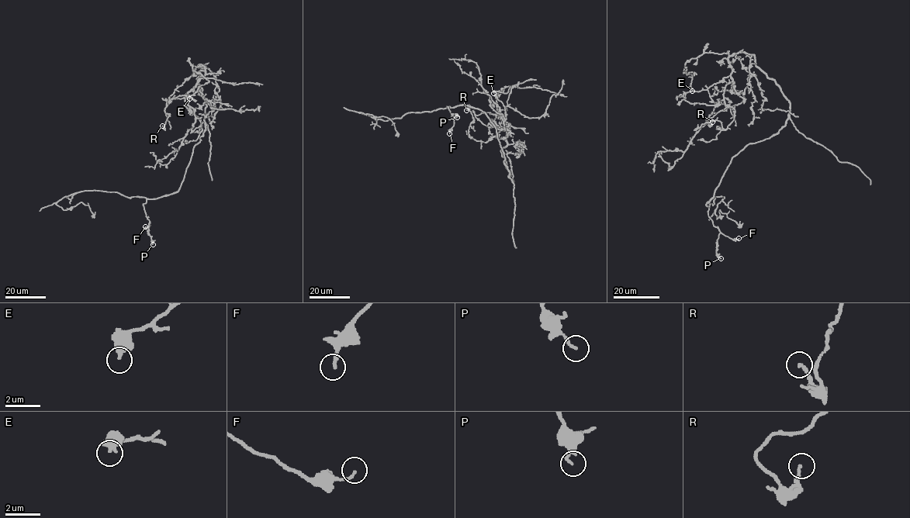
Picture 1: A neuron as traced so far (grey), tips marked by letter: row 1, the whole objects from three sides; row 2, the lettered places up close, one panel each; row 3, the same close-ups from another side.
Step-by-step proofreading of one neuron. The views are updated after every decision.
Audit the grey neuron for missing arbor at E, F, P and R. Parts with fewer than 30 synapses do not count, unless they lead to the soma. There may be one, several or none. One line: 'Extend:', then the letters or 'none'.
Extend: none

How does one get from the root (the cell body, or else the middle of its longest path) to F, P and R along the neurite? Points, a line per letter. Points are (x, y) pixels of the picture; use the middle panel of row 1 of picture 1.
F: (505, 165), (496, 128), (481, 110), (465, 105), (447, 106), (454, 118), (449, 133)
P: (505, 165), (496, 128), (484, 112), (465, 105), (447, 106), (451, 115), (454, 117), (455, 114), (457, 117)
R: (505, 165), (501, 150), (506, 131), (476, 141), (468, 134), (468, 105), (466, 110)

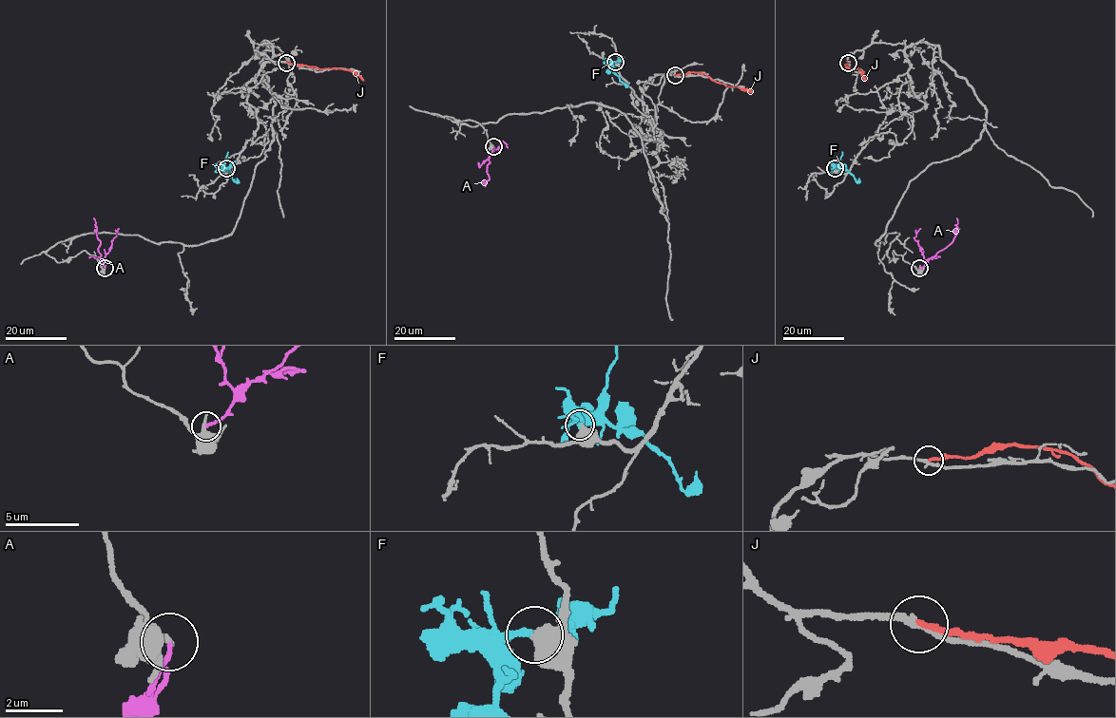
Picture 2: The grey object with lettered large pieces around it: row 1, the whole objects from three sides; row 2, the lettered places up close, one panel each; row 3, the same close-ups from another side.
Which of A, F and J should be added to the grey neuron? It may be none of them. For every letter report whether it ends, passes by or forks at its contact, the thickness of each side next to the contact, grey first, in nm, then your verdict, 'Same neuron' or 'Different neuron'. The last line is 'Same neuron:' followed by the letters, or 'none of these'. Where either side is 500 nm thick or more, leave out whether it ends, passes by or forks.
A: It ends there. Thickness 400 nm (grey) against 170 nm. Different neuron
F: It passes by. Thickness 480 nm (grey) against 200 nm. Different neuron
J: It ends there. Thickness 200 nm (grey) against 190 nm. Different neuron
Same neuron: none of these

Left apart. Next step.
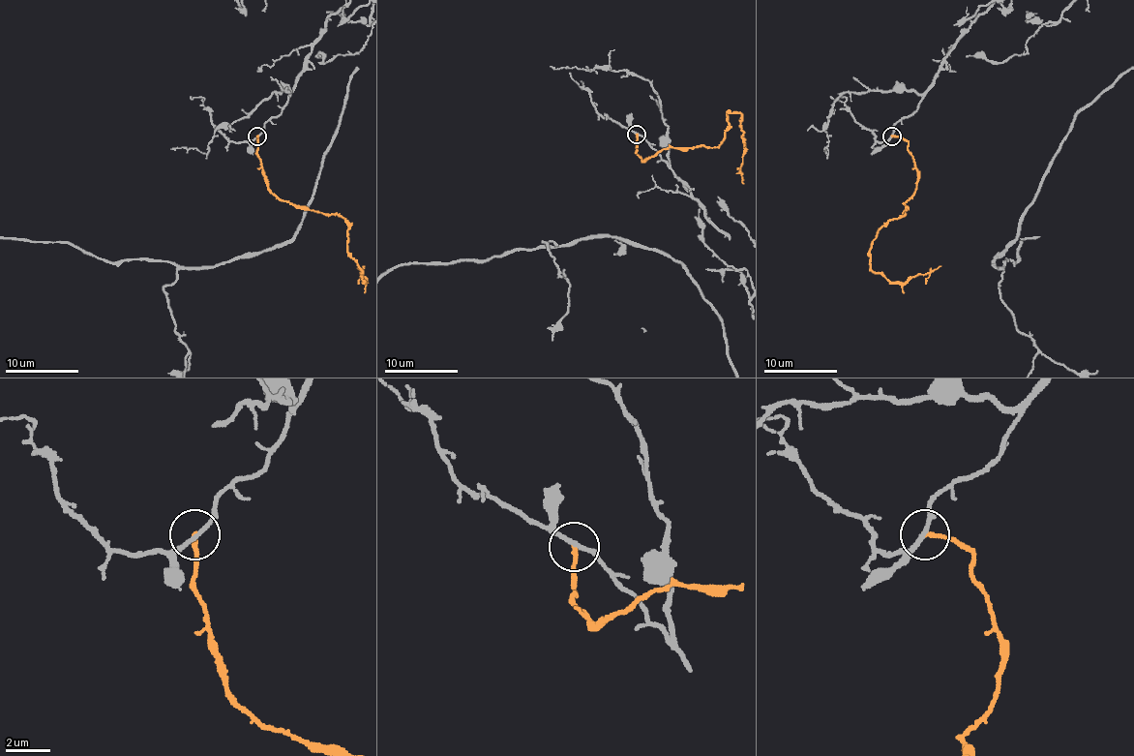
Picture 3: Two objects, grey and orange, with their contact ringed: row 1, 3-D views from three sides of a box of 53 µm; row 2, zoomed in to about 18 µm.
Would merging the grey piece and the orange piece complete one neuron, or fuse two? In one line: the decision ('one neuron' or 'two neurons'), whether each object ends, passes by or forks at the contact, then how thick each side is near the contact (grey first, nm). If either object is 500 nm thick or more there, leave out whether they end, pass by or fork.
two neurons | grey passes by | orange ends | 180/190 nm

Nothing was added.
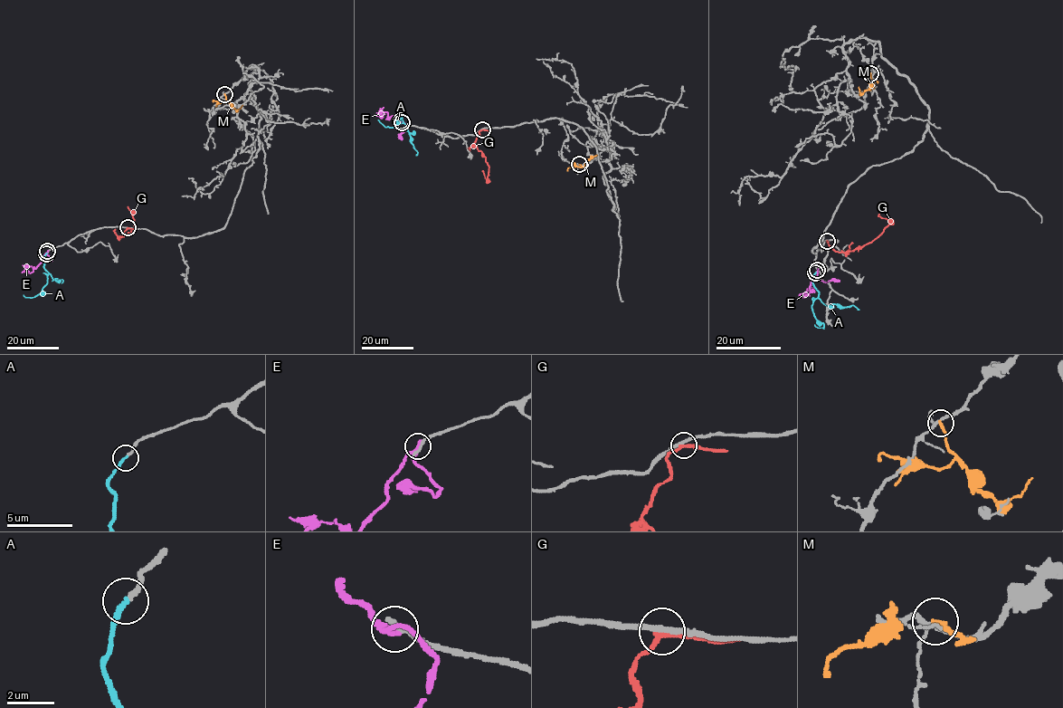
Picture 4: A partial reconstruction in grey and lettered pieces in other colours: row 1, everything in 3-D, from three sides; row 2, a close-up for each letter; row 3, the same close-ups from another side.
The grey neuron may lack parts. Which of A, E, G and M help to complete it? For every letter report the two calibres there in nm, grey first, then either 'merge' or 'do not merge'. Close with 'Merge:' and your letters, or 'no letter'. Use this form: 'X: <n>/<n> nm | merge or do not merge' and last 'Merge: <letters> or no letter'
A: 200/200 nm | merge
E: 280/240 nm | do not merge
G: 240/220 nm | do not merge
M: 170/240 nm | do not merge
Merge: A

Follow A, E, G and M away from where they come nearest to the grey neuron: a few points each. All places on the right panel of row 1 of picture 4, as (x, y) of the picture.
A: (815, 272), (812, 283), (819, 293), (811, 310), (823, 329), (815, 324)
E: (817, 270), (811, 280), (811, 291), (805, 297), (807, 289)
G: (827, 240), (836, 252), (860, 248), (873, 241), (890, 223), (879, 214)
M: (870, 73), (872, 83), (868, 89), (860, 92), (858, 87)

